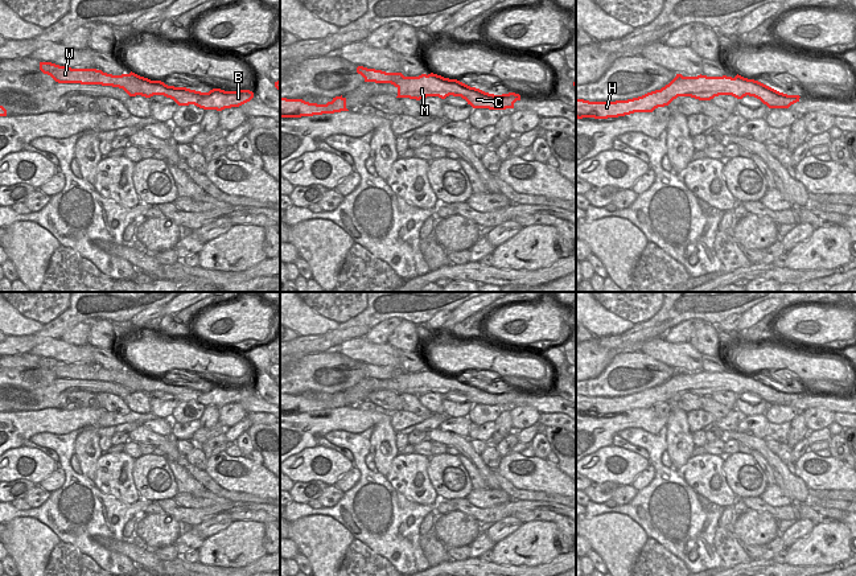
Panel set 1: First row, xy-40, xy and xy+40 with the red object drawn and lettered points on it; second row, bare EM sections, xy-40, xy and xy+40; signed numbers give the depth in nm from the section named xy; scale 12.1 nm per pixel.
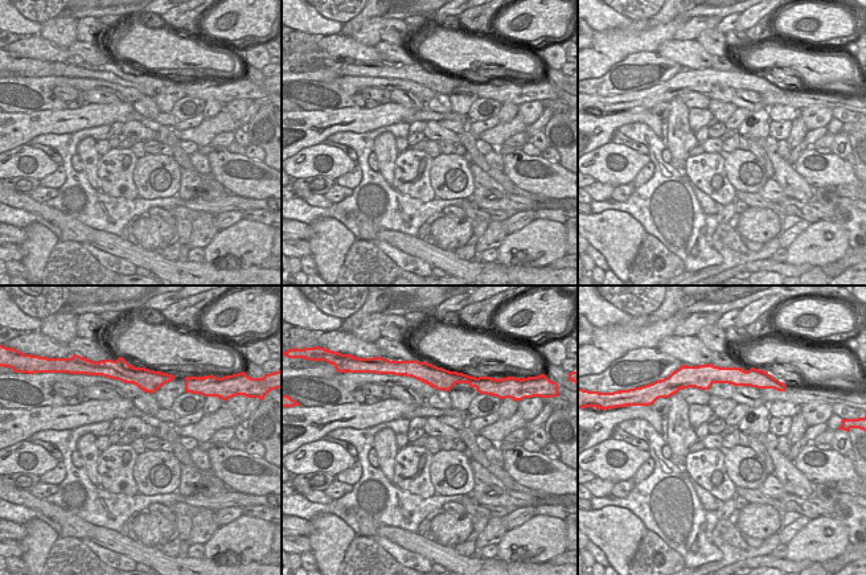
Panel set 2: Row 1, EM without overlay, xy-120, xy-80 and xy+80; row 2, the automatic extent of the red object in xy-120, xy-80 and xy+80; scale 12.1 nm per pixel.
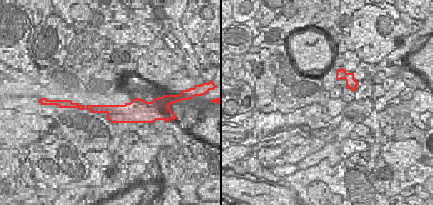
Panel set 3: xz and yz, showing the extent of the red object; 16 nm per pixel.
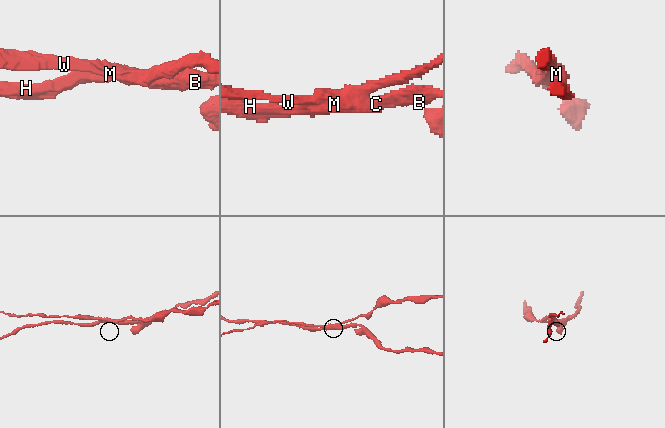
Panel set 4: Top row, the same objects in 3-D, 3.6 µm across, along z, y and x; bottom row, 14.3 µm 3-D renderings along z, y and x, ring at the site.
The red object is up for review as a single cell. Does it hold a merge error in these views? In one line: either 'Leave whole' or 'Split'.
Split

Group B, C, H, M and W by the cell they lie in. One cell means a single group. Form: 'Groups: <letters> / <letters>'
Groups: B C H M / W

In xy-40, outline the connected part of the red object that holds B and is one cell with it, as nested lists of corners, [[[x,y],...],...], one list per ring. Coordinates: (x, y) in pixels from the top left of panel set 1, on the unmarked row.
[[[132,367],[127,373],[135,374],[141,380],[141,392],[164,391],[173,395],[178,402],[194,400],[203,406],[222,407],[225,404],[239,403],[254,394],[254,388],[250,386],[225,387],[213,384],[209,388],[201,388],[186,383],[168,382],[161,377],[151,377]]]

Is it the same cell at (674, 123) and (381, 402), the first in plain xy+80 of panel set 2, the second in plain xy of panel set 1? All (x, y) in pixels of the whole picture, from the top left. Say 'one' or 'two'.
two

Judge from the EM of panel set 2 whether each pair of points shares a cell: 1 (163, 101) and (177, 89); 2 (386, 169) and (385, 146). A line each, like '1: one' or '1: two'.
1: one
2: one

